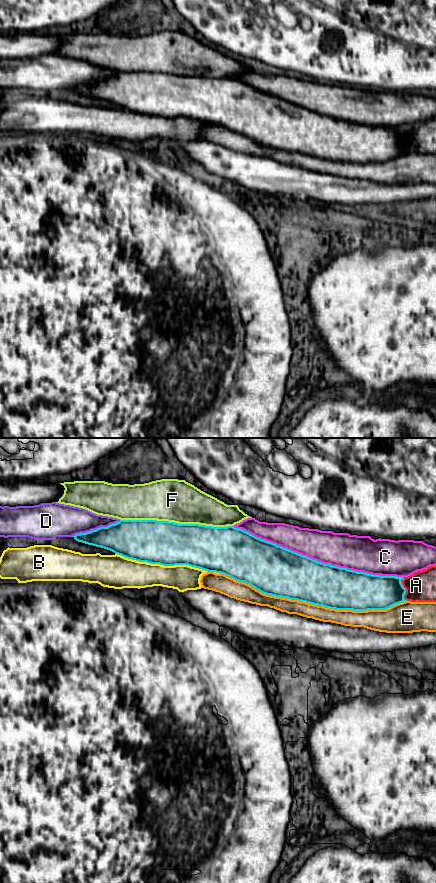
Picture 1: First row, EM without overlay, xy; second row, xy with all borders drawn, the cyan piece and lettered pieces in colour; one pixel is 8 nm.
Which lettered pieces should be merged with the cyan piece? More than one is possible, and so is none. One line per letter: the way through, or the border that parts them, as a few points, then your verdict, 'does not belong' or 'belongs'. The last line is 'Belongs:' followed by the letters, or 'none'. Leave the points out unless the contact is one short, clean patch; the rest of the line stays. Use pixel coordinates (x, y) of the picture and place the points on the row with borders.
A: does not belong
B: does not belong
C: does not belong
D: does not belong
E: does not belong
F: does not belong
Belongs: none

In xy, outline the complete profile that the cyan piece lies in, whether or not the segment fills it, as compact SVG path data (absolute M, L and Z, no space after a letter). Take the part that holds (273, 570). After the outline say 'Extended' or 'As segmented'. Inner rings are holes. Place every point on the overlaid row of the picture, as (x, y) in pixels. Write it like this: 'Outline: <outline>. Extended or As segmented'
Outline: M120 520L119 522L115 524L111 524L108 527L100 527L90 532L76 534L72 537L78 542L82 542L88 545L93 545L96 547L101 547L101 548L110 550L114 552L115 554L121 555L128 559L136 560L139 562L147 562L151 564L160 564L163 566L188 565L191 567L208 571L208 572L221 573L236 581L246 583L266 595L287 598L290 600L298 600L301 602L323 606L330 609L353 610L353 611L386 610L396 604L407 601L404 599L406 589L403 587L401 583L401 581L404 579L403 577L372 575L372 574L367 574L364 572L357 572L353 570L348 570L346 568L332 566L330 564L324 564L316 560L313 560L307 556L303 556L301 554L298 554L296 552L293 552L291 550L278 546L274 543L257 538L254 535L242 529L235 528L233 526L212 527L212 526L205 526L205 525L199 525L199 524L178 524L174 522L157 521L157 520Z. As segmented

